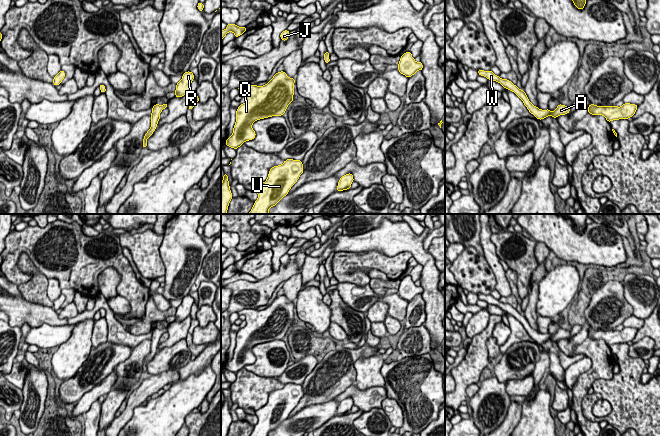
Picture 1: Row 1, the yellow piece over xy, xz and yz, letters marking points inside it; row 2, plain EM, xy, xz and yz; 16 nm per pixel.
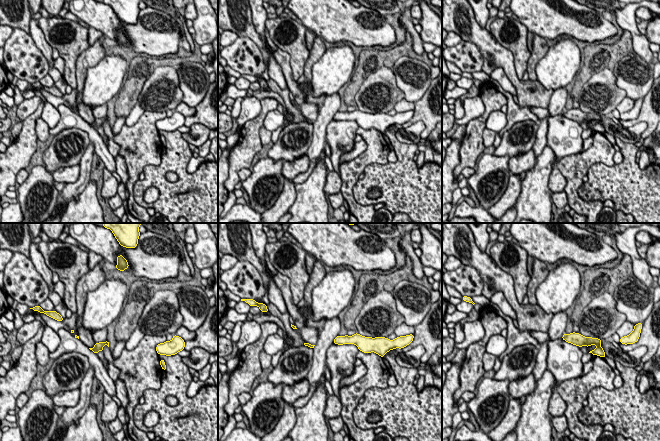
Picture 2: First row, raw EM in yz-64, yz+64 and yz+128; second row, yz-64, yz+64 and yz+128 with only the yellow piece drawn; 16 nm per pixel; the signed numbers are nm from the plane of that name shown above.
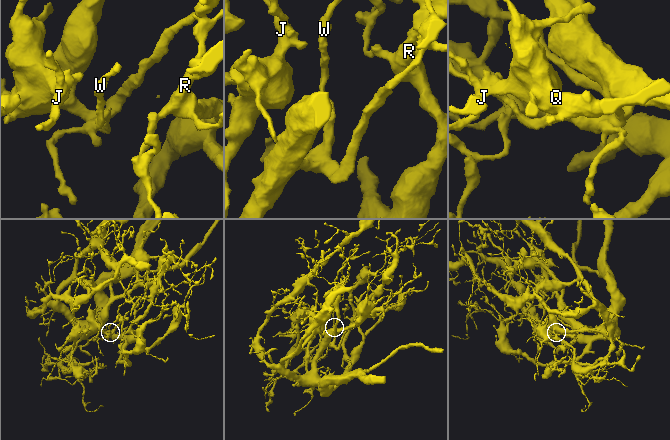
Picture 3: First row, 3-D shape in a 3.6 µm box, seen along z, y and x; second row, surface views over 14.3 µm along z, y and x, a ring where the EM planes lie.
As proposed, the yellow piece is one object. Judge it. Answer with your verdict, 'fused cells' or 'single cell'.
single cell

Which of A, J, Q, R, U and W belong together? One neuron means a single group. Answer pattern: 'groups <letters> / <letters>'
groups A J Q R U W

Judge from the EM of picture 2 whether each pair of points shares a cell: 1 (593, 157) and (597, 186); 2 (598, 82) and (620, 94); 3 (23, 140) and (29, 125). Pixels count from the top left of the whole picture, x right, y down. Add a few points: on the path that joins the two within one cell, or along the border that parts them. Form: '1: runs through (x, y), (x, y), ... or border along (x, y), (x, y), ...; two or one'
1: border along (615, 164), (607, 166), (594, 163), (587, 175); two
2: runs through (603, 86), (611, 94), (615, 94); one
3: runs through (27, 136), (28, 129); one

